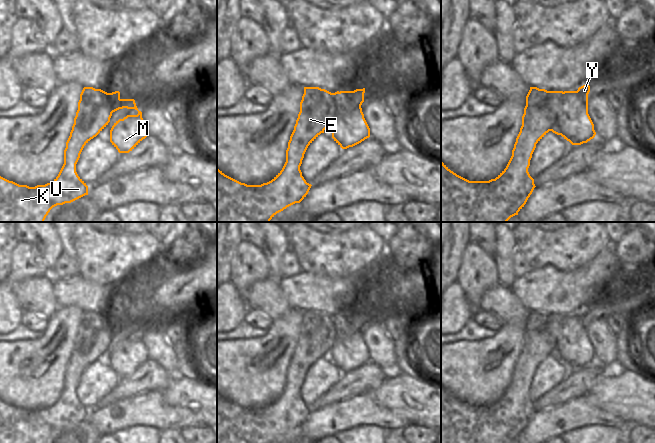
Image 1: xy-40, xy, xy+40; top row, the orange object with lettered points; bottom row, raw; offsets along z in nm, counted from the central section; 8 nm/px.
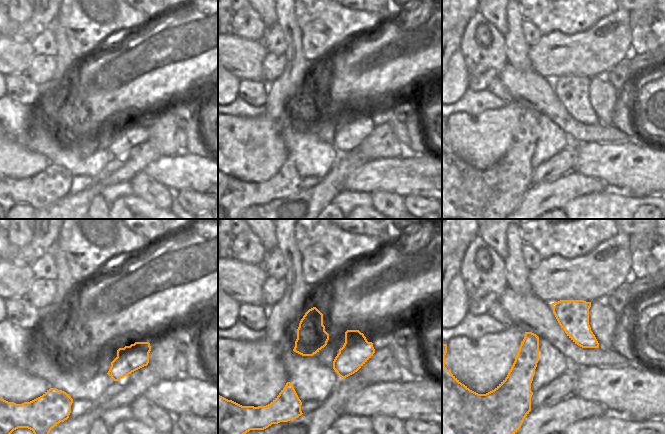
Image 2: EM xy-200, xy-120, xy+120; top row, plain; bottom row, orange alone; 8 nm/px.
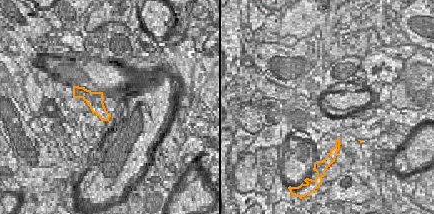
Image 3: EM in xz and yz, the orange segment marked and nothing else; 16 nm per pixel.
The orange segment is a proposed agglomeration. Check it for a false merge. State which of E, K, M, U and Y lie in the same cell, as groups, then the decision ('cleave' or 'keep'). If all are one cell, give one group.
groups E K U / M Y; cleave

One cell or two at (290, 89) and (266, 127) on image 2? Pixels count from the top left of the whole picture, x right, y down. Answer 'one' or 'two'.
one

